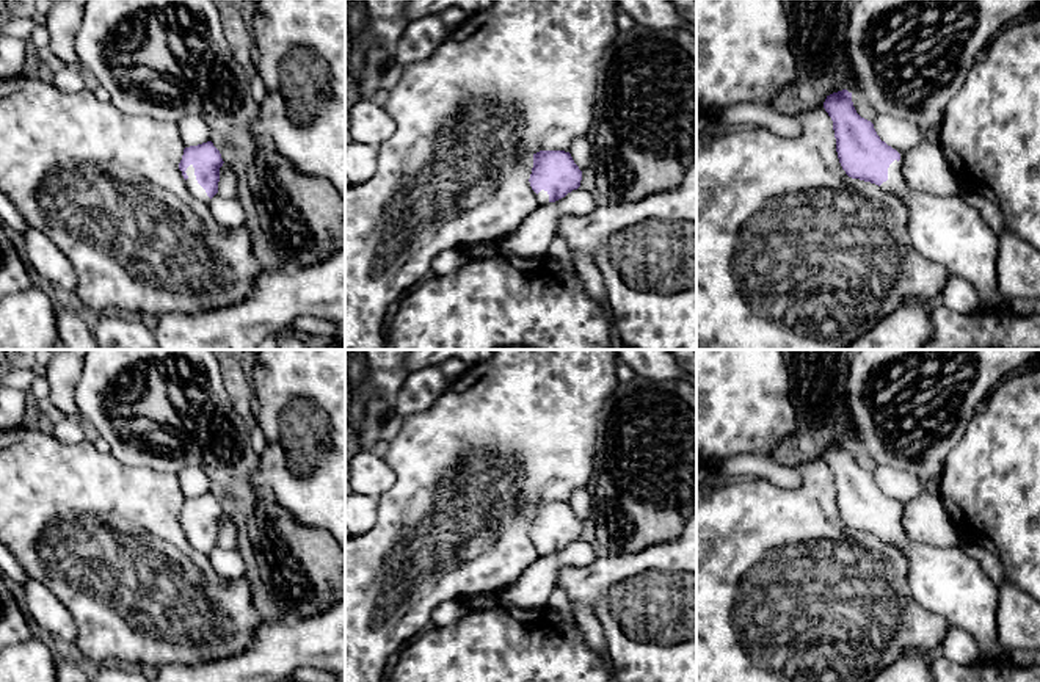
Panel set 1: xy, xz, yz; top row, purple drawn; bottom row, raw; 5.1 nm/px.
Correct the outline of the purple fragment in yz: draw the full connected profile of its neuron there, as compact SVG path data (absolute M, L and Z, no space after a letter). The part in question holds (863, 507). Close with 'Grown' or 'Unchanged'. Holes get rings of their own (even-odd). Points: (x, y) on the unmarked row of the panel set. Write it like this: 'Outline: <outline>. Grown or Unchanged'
Outline: M847 441L827 447L824 459L833 472L836 503L845 525L875 535L908 558L913 597L941 615L949 627L966 630L987 655L998 652L998 588L962 547L913 541L902 528L900 505L880 491L874 475L861 469Z. Grown

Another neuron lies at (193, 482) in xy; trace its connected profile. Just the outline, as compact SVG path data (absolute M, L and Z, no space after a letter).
M199 466L185 467L177 477L185 499L210 492L210 483Z

